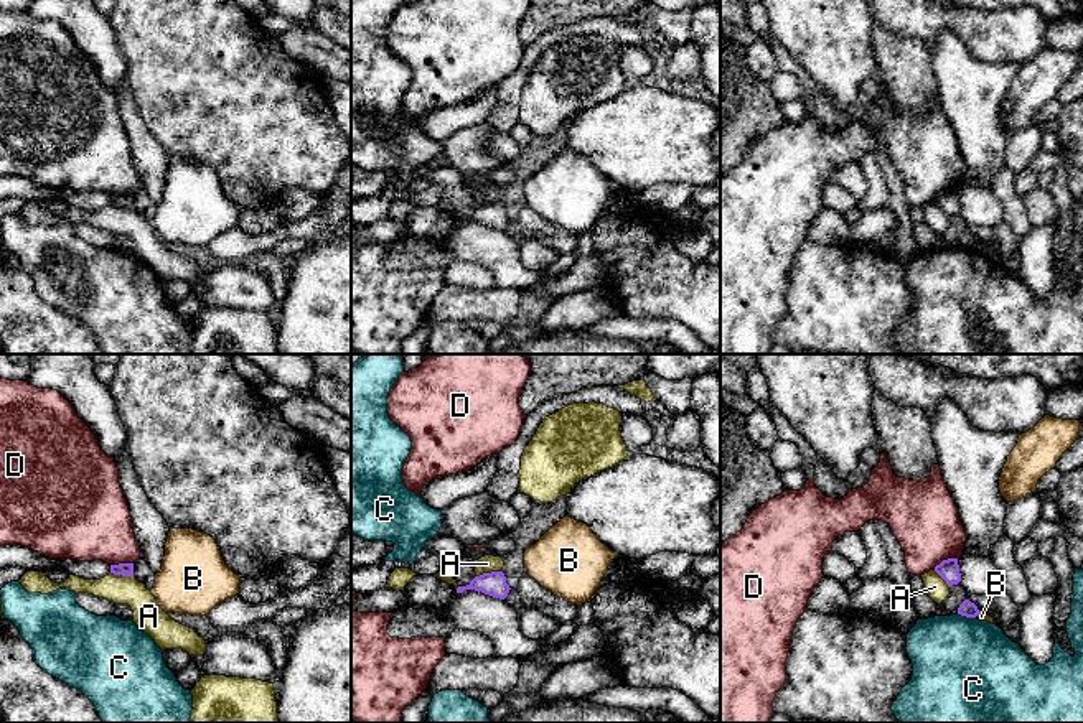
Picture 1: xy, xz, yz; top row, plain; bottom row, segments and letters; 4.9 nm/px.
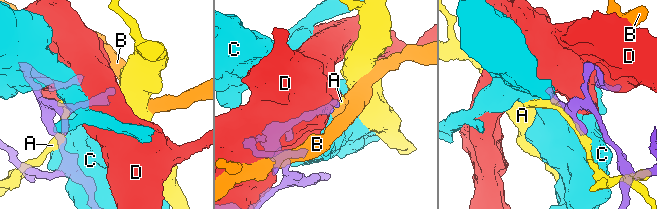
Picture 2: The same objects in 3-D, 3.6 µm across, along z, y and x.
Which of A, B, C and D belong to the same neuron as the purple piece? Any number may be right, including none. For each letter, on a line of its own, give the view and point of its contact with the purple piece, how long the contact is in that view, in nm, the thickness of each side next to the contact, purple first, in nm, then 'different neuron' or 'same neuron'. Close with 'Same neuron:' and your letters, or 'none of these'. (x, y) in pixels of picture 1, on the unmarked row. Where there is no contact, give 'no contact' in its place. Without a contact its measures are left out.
A: meets purple in xz at (488, 205); contact 130 nm long; 120 nm thick on the purple side, 90 nm on the other; different neuron
B: meets purple in yz at (978, 244); contact 40 nm long; 80 nm thick on the purple side, 40 nm on the other; different neuron
C: meets purple in yz at (966, 247); contact 90 nm long; 80 nm thick on the purple side, 500 nm on the other; different neuron
D: meets purple in yz at (945, 191); contact 130 nm long; 100 nm thick on the purple side, 340 nm on the other; different neuron
Same neuron: none of these

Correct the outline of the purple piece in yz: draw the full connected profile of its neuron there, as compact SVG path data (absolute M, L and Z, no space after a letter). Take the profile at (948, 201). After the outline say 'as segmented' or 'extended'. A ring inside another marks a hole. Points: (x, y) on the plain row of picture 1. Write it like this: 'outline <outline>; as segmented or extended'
outline M958 189L943 191L935 198L935 203L946 212L948 217L958 216L961 212Z; as segmented

